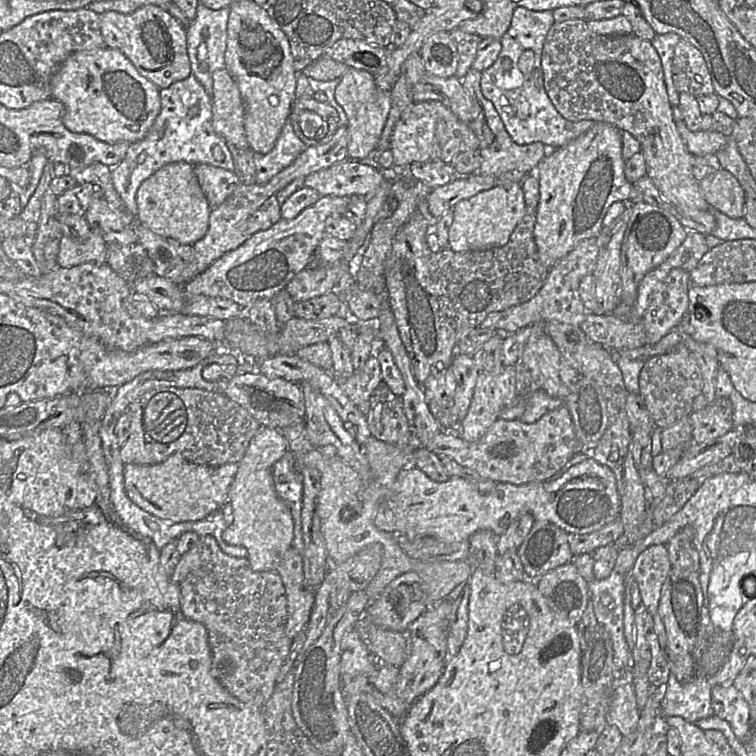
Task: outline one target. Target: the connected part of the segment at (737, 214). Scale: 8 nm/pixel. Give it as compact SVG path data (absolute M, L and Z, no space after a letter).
M720 168L700 181L700 191L709 206L734 219L743 219L746 193L737 178Z

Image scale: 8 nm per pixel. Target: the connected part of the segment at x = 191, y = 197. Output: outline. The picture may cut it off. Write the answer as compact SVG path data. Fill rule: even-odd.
M169 163L142 182L137 195L137 220L153 232L192 245L202 239L209 228L211 209L197 177L194 165Z

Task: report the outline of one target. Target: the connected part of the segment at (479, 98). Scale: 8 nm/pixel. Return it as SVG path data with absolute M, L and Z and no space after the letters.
M470 69L461 79L463 87L472 97L479 112L478 116L470 123L481 139L478 150L480 151L482 162L477 172L484 175L499 175L512 170L518 170L525 173L533 172L547 155L549 147L541 142L533 142L524 145L515 143L506 131L492 102L483 96L480 88L480 80L481 73L473 69Z

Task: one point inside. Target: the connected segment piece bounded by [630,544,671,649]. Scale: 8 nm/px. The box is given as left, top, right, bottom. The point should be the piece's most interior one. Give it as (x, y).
(651, 569)

